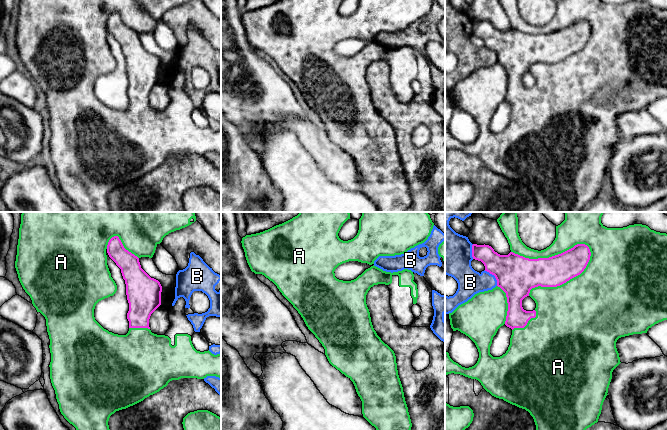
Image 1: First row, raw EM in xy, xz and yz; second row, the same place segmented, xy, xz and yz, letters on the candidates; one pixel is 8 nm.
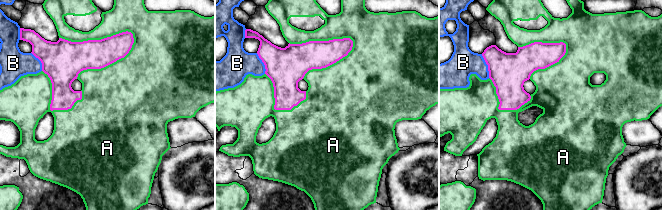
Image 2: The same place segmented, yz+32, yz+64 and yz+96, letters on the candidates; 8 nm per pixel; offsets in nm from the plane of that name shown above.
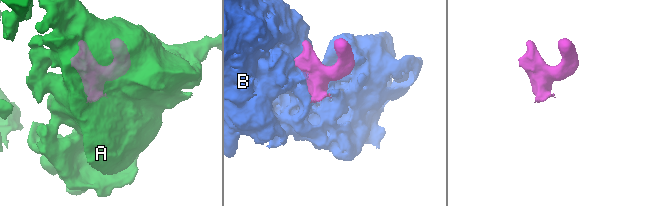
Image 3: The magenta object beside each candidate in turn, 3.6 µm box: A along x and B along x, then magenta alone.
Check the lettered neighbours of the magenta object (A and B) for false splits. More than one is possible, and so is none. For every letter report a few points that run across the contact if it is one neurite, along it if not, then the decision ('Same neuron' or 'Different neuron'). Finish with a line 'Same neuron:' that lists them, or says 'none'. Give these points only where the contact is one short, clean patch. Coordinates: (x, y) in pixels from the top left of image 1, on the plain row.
A: Same neuron
B: Different neuron
Same neuron: A

